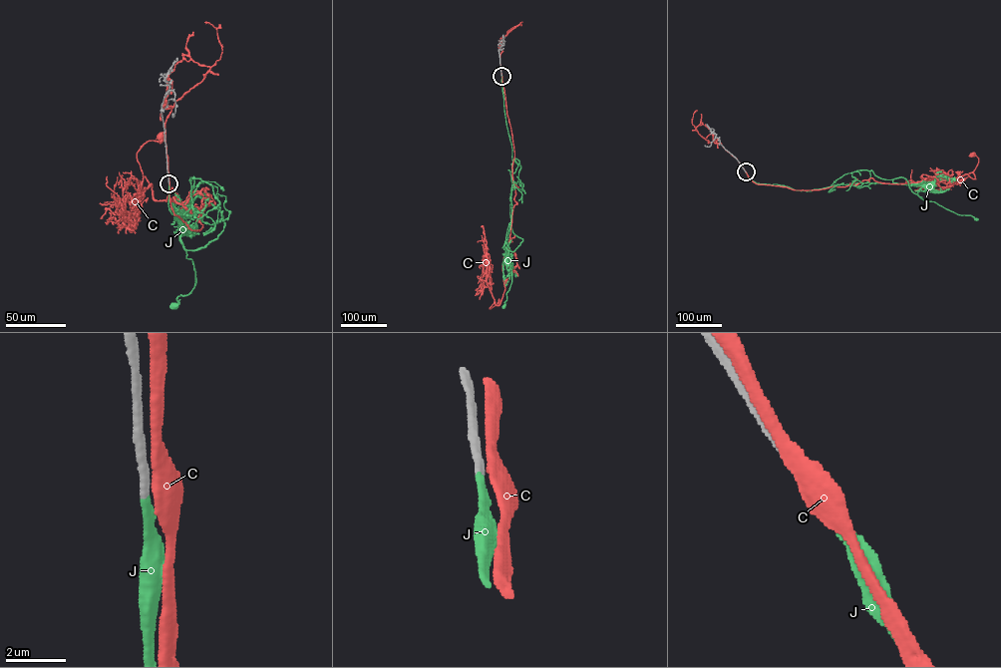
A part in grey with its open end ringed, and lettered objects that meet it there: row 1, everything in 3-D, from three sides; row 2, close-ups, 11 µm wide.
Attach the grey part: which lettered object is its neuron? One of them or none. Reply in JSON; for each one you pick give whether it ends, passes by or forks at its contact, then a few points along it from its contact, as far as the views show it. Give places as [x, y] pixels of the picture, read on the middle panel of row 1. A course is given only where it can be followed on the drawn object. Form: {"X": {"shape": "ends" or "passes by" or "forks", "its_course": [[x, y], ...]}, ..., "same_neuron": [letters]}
{"J": {"shape": "ends", "its_course": [[501, 76], [512, 160], [520, 166], [509, 198], [510, 222], [504, 245], [507, 250], [511, 279], [503, 306]]}, "same_neuron": ["J"]}

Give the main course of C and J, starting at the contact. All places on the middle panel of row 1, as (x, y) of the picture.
C: (501, 76), (513, 142), (517, 203), (502, 264), (504, 289), (500, 304), (495, 302), (489, 308), (499, 302)
J: (501, 76), (512, 160), (520, 166), (509, 198), (510, 222), (504, 245), (507, 250), (511, 279), (503, 306)

